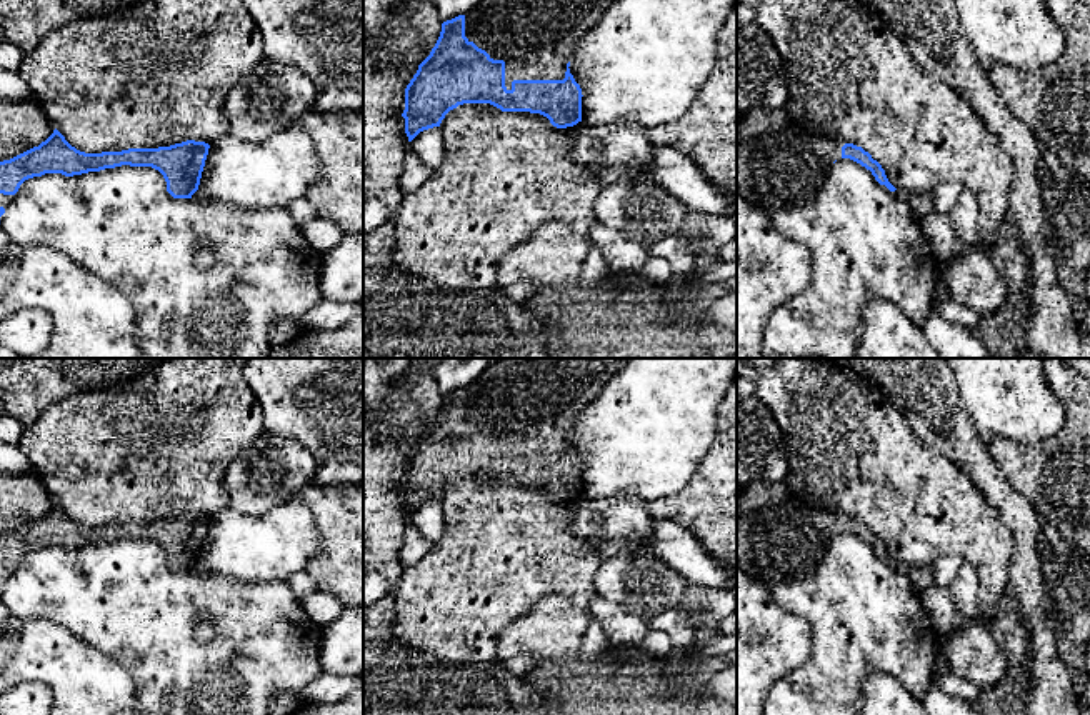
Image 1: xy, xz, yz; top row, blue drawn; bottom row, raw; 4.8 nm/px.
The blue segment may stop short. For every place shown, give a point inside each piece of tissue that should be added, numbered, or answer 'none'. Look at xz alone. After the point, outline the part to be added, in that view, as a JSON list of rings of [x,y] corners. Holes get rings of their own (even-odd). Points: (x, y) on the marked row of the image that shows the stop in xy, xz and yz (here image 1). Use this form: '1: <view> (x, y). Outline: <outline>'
1: xz (535, 39). Outline: [[[482,0],[465,13],[465,37],[490,58],[505,62],[505,87],[513,80],[563,80],[580,38],[615,0]]]

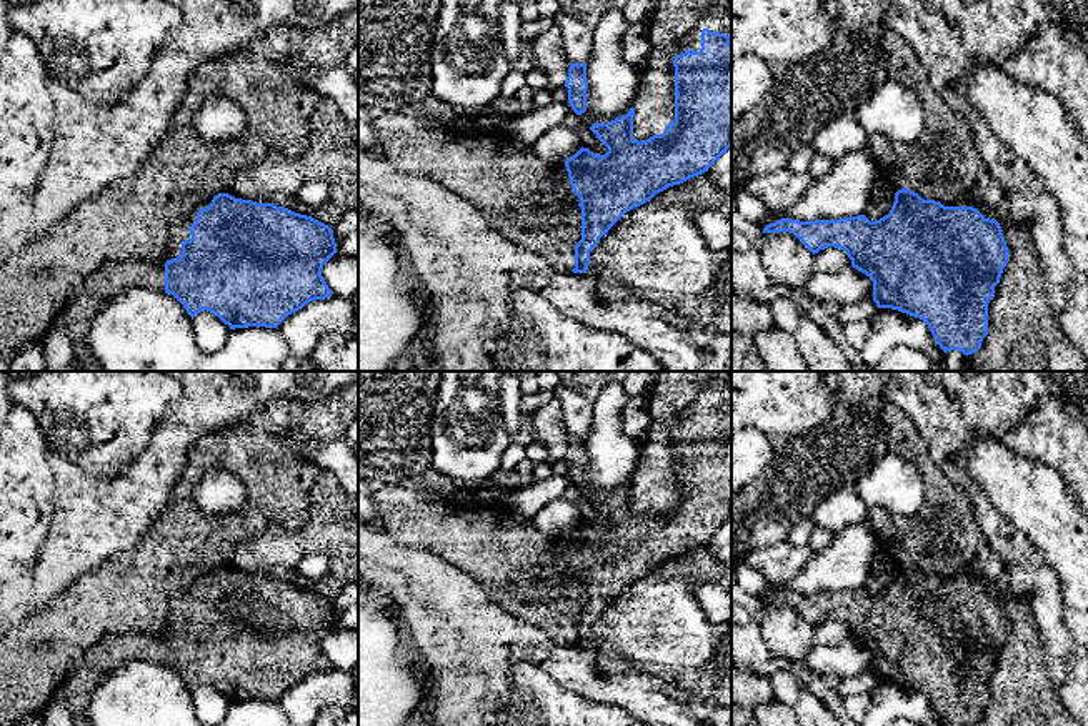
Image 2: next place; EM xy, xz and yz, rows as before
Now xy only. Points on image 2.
none

